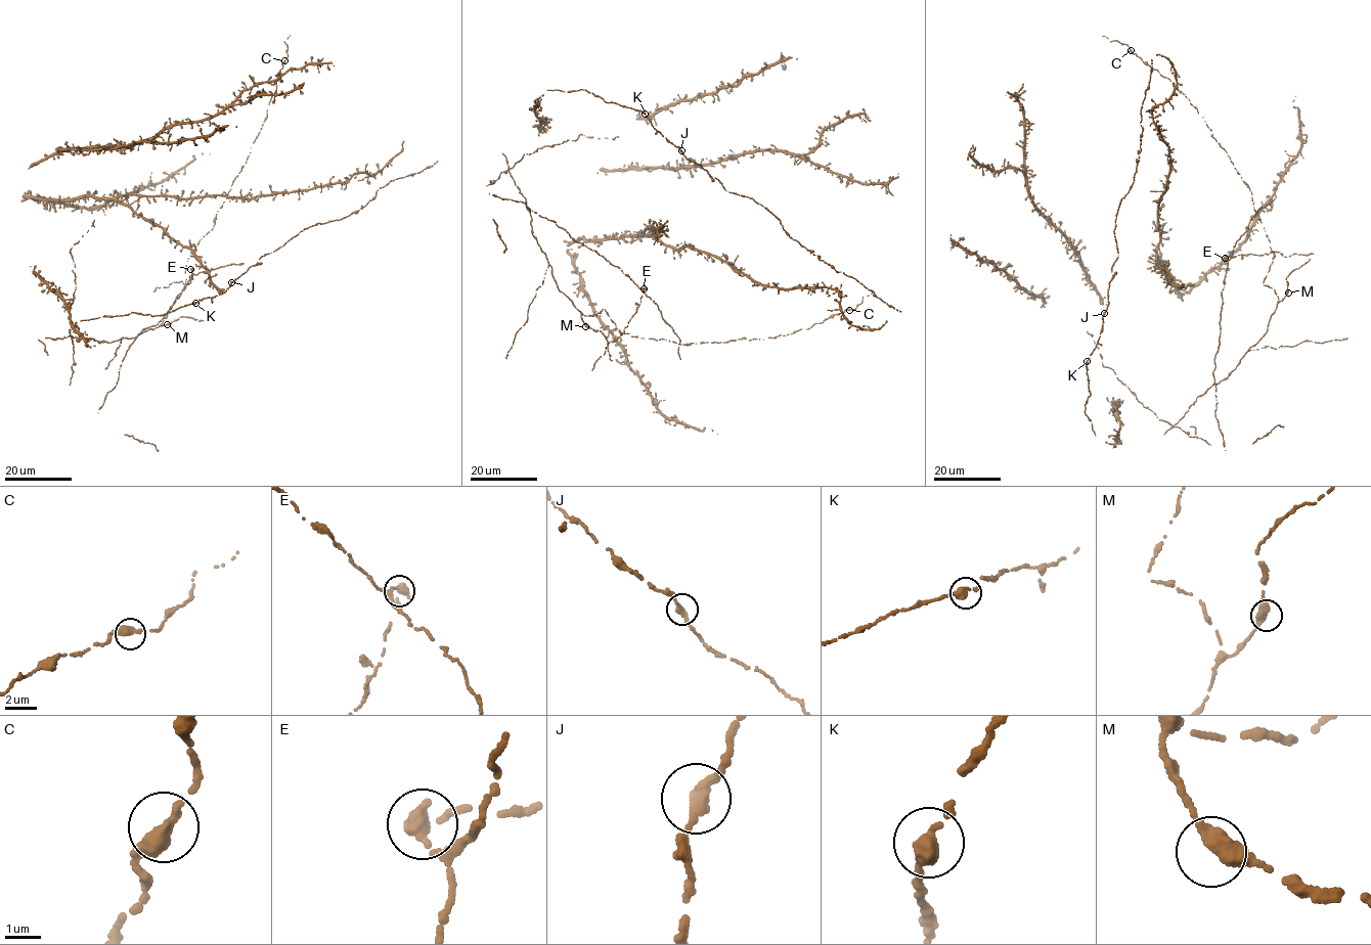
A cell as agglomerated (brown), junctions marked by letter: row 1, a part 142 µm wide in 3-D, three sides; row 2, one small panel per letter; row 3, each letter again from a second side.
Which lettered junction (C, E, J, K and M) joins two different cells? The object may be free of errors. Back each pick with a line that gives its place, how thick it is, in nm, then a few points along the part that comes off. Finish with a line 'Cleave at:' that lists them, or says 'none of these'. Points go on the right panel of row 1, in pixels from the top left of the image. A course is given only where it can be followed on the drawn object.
E: at (1225, 258); 340 nm thick; foreign part runs (1225, 258), (1271, 251), (1286, 257), (1314, 254)
Cleave at: E

